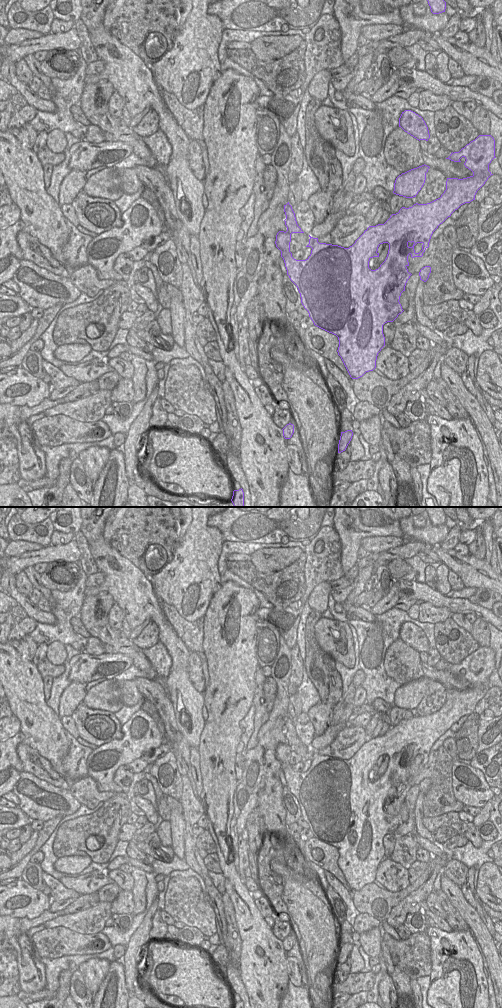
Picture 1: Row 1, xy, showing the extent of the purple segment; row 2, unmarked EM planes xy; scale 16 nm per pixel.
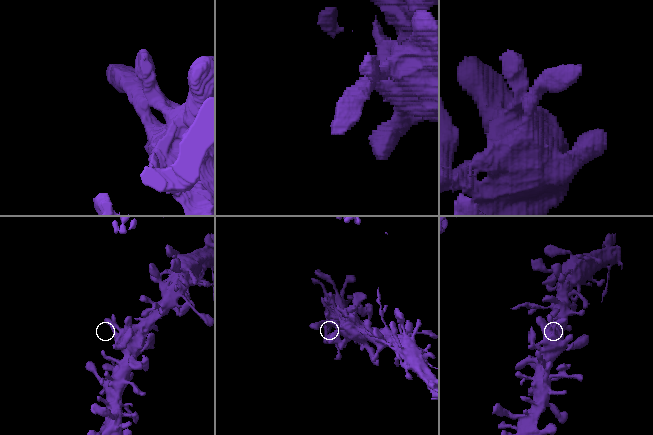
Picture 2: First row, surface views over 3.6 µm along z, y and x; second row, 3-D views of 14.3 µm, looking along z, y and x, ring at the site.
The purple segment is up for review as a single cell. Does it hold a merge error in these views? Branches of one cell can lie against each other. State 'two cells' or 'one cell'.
one cell

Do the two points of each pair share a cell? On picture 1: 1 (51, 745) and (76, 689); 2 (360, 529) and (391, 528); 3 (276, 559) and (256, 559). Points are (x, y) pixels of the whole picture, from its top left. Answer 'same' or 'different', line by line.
1: different
2: same
3: same

